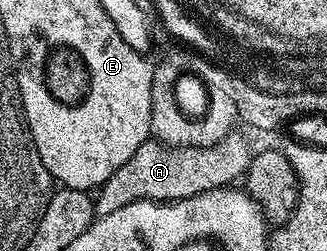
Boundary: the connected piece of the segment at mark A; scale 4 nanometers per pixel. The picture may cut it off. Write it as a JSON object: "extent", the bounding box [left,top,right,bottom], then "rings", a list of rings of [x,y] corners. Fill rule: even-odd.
{"extent":[96,134,250,215],"rings":[[[236,134],[203,148],[174,147],[156,138],[144,140],[139,150],[135,150],[135,154],[131,154],[131,158],[127,158],[127,162],[123,162],[123,166],[119,166],[119,170],[115,170],[115,174],[96,189],[96,215],[115,214],[115,210],[134,204],[136,200],[172,202],[186,200],[199,192],[220,190],[244,177],[250,159],[248,142]]]}

